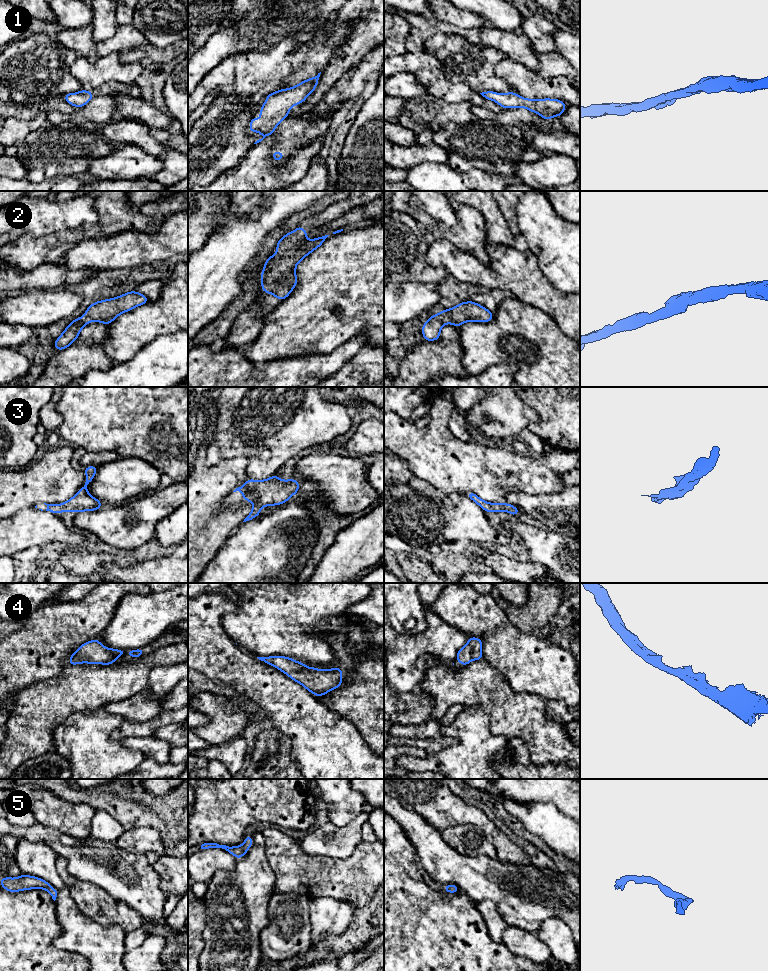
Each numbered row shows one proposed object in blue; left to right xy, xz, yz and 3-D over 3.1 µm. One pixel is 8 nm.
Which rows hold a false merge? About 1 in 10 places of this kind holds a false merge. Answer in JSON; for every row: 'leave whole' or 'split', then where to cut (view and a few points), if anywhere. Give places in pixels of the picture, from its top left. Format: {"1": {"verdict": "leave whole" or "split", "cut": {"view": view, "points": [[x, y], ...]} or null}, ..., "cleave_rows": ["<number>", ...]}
{"1": {"verdict": "leave whole", "cut": null}, "2": {"verdict": "leave whole", "cut": null}, "3": {"verdict": "leave whole", "cut": null}, "4": {"verdict": "leave whole", "cut": null}, "5": {"verdict": "leave whole", "cut": null}, "cleave_rows": []}

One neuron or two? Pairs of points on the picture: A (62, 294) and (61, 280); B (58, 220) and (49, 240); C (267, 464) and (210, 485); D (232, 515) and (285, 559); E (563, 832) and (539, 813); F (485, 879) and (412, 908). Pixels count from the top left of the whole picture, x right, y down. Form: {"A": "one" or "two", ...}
{"A": "two", "B": "two", "C": "two", "D": "two", "E": "one", "F": "two"}

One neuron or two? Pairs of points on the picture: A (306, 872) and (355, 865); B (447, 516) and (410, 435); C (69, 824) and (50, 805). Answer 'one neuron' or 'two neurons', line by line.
A: one neuron
B: two neurons
C: one neuron

